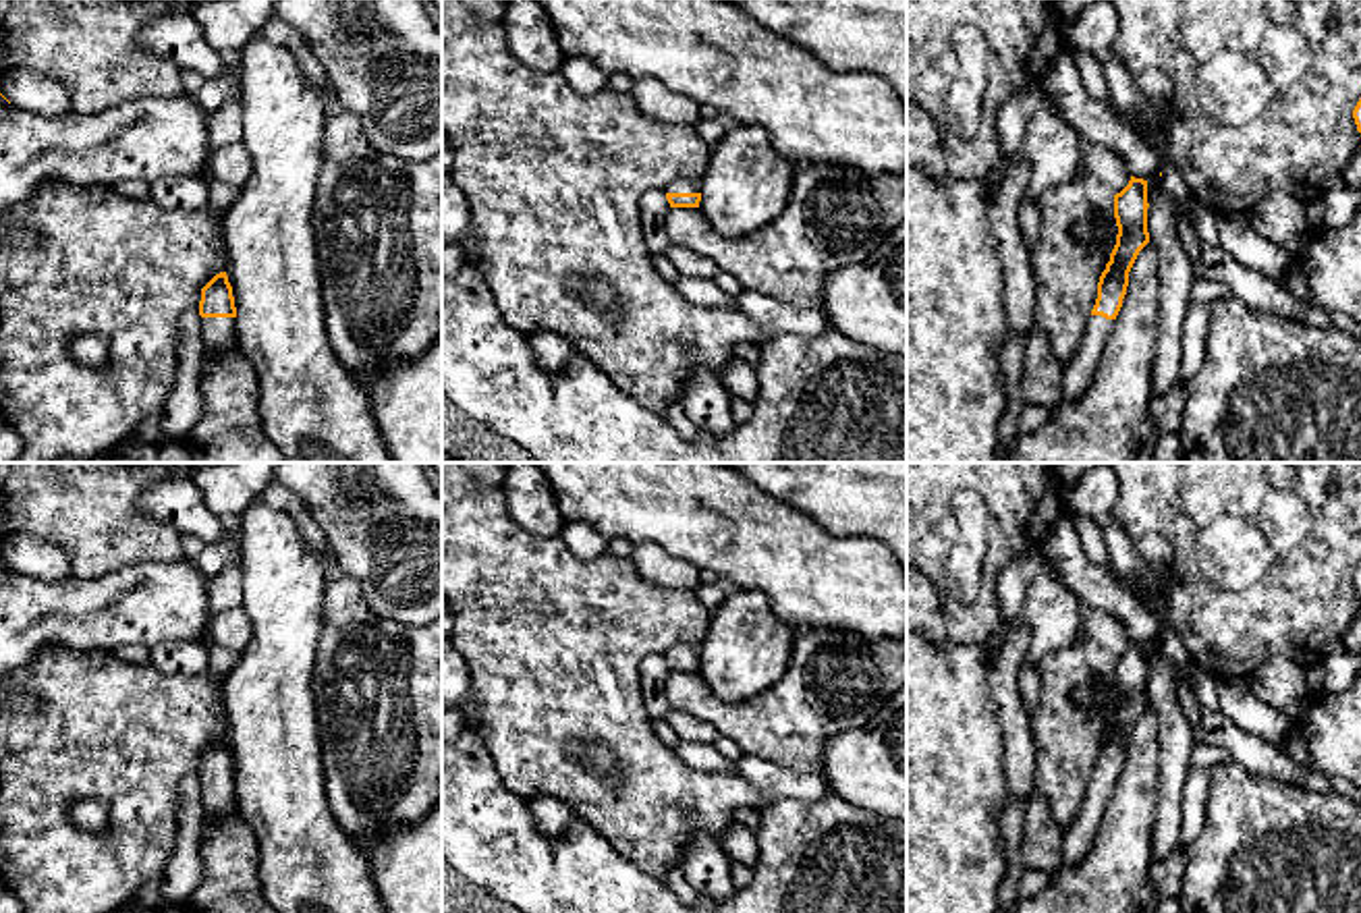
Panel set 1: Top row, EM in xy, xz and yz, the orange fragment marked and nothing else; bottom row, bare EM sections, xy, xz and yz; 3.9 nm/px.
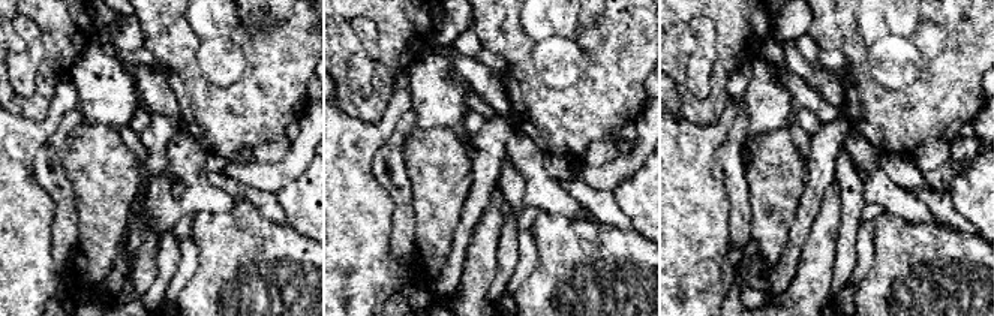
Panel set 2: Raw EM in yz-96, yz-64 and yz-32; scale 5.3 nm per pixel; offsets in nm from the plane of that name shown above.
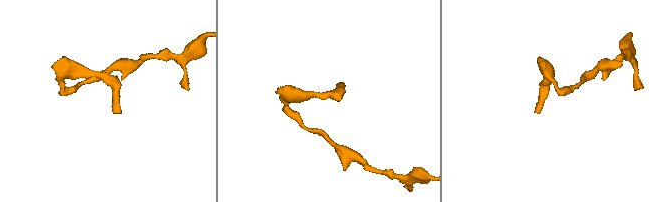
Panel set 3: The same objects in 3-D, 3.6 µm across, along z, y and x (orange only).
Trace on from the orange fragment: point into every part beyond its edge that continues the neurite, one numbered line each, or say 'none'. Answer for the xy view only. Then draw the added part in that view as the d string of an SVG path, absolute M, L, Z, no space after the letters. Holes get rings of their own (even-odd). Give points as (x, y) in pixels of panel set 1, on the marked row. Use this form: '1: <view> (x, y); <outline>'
1: xy (218, 335); M201 317L203 355L205 367L220 353L228 353L237 347L237 317Z

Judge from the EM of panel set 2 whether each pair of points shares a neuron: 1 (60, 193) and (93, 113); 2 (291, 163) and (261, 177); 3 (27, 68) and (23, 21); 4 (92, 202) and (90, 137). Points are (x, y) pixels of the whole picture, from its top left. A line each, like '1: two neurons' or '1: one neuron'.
1: two neurons
2: one neuron
3: one neuron
4: one neuron

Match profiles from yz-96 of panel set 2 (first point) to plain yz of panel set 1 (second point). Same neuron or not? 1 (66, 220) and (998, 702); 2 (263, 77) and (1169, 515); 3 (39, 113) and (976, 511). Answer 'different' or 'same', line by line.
1: same
2: same
3: different

